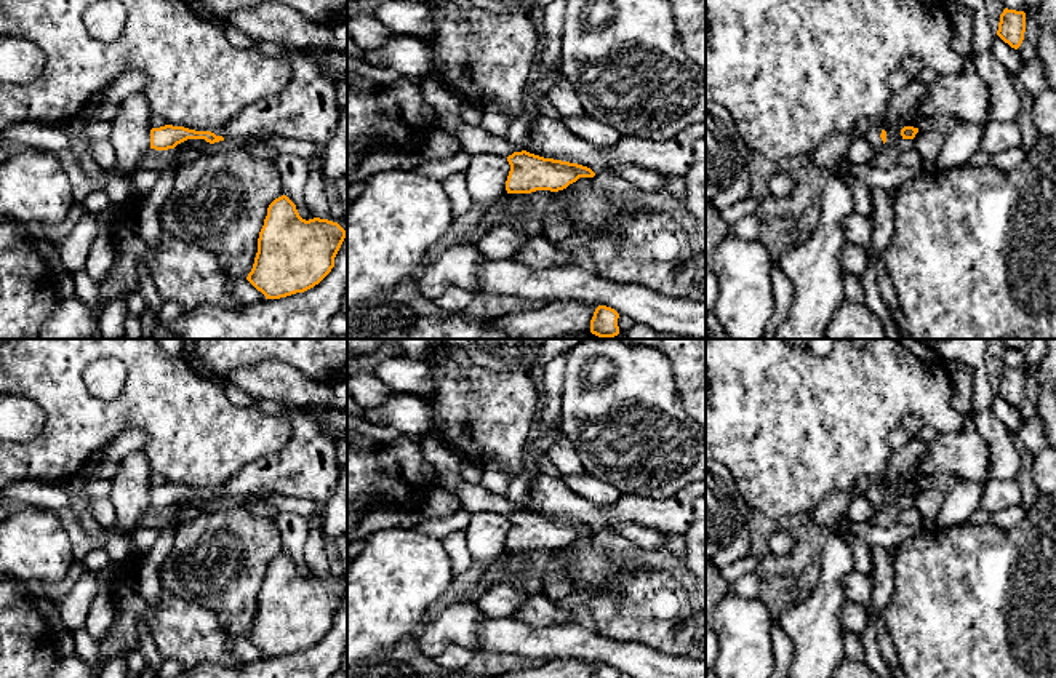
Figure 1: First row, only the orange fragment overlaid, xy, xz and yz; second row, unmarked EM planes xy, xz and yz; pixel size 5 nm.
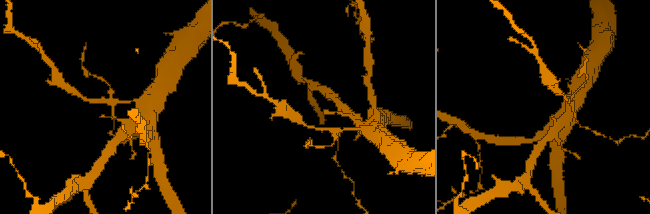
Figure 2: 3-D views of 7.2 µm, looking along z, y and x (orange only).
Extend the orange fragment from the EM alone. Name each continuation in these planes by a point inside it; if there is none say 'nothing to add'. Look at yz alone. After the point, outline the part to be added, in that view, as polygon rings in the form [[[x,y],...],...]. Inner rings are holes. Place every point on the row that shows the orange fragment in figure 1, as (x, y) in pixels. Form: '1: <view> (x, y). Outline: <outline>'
1: yz (872, 135). Outline: [[[870,126],[862,138],[875,149],[875,150],[882,150],[883,147],[883,141],[880,138],[882,134],[882,126]]]

